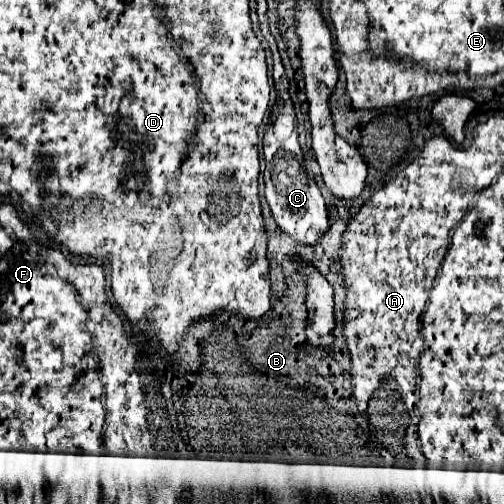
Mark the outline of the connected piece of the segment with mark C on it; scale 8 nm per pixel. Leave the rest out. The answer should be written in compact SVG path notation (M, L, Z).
M264 133L264 183L266 183L266 201L272 209L272 215L278 227L296 239L302 245L314 245L328 229L328 213L324 197L314 181L314 175L304 169L302 149L298 145L298 133L292 133L290 139L278 141L274 133Z

